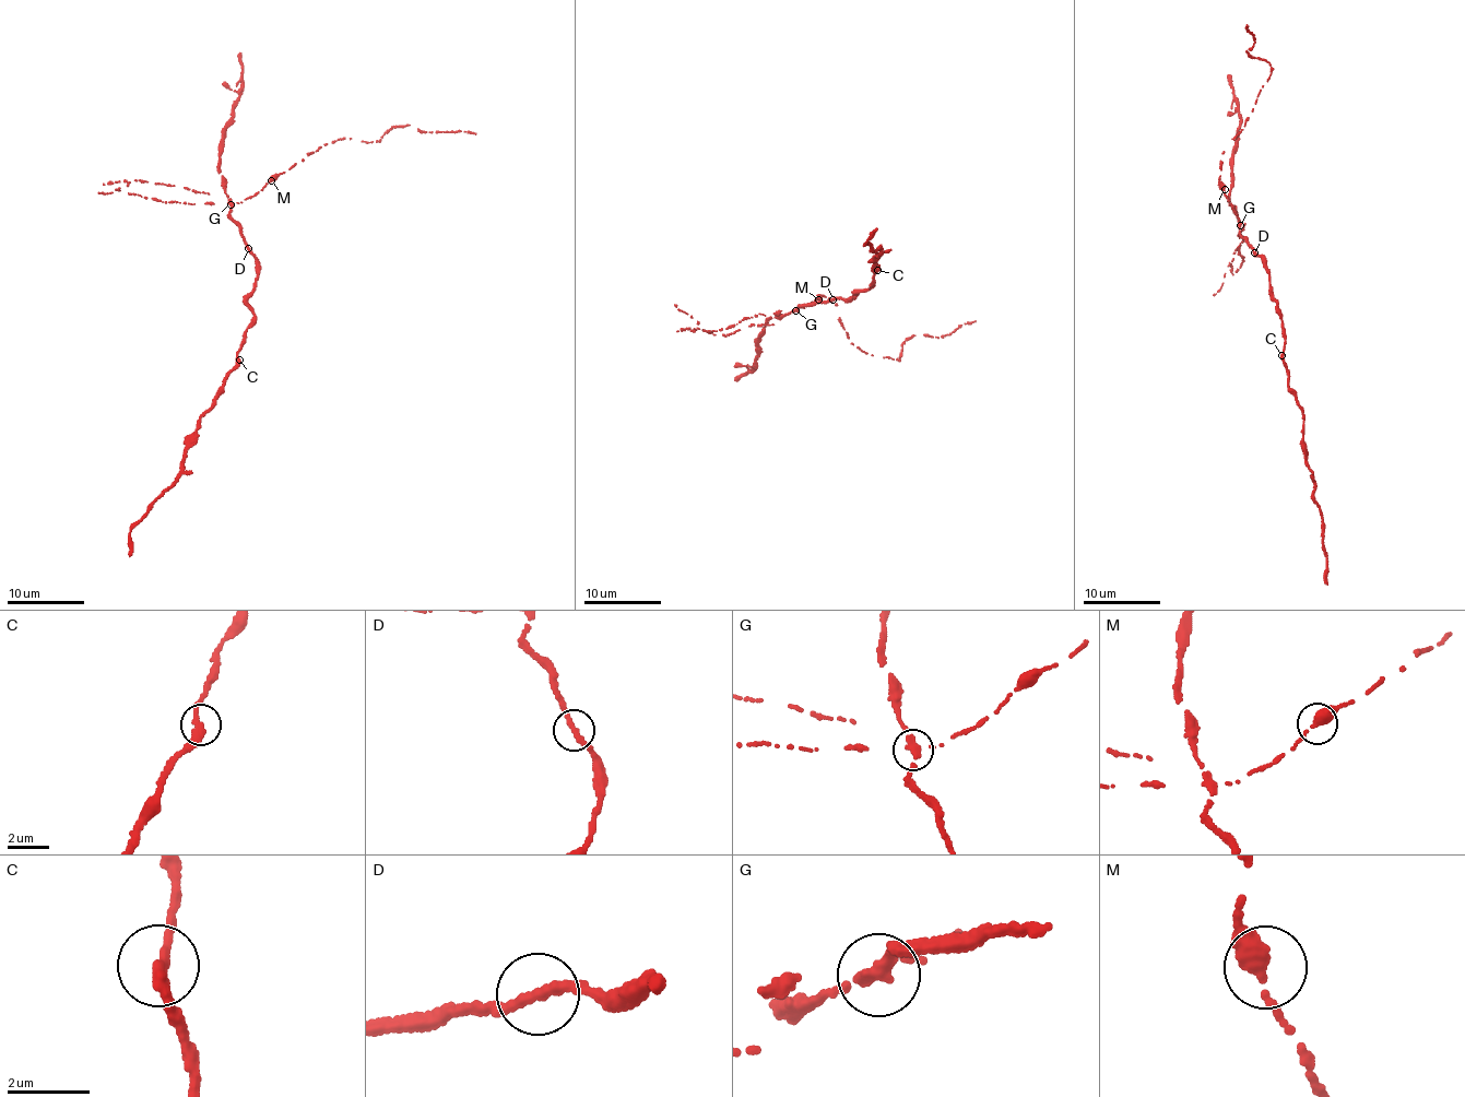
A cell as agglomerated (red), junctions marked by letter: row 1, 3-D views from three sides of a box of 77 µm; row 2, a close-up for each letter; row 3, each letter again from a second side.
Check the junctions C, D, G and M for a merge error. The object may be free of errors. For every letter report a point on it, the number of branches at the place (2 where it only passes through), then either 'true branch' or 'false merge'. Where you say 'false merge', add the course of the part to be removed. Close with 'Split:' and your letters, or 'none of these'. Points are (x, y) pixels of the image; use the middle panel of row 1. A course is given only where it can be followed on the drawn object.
C: at (877, 270); 2 branches meet; true branch
D: at (833, 299); 2 branches meet; true branch
G: at (795, 310); 2 branches meet; false merge; foreign part runs (796, 311), (759, 314), (716, 331), (687, 328), (727, 337), (753, 325), (774, 323)
M: at (818, 299); 2 branches meet; true branch
Split: G

